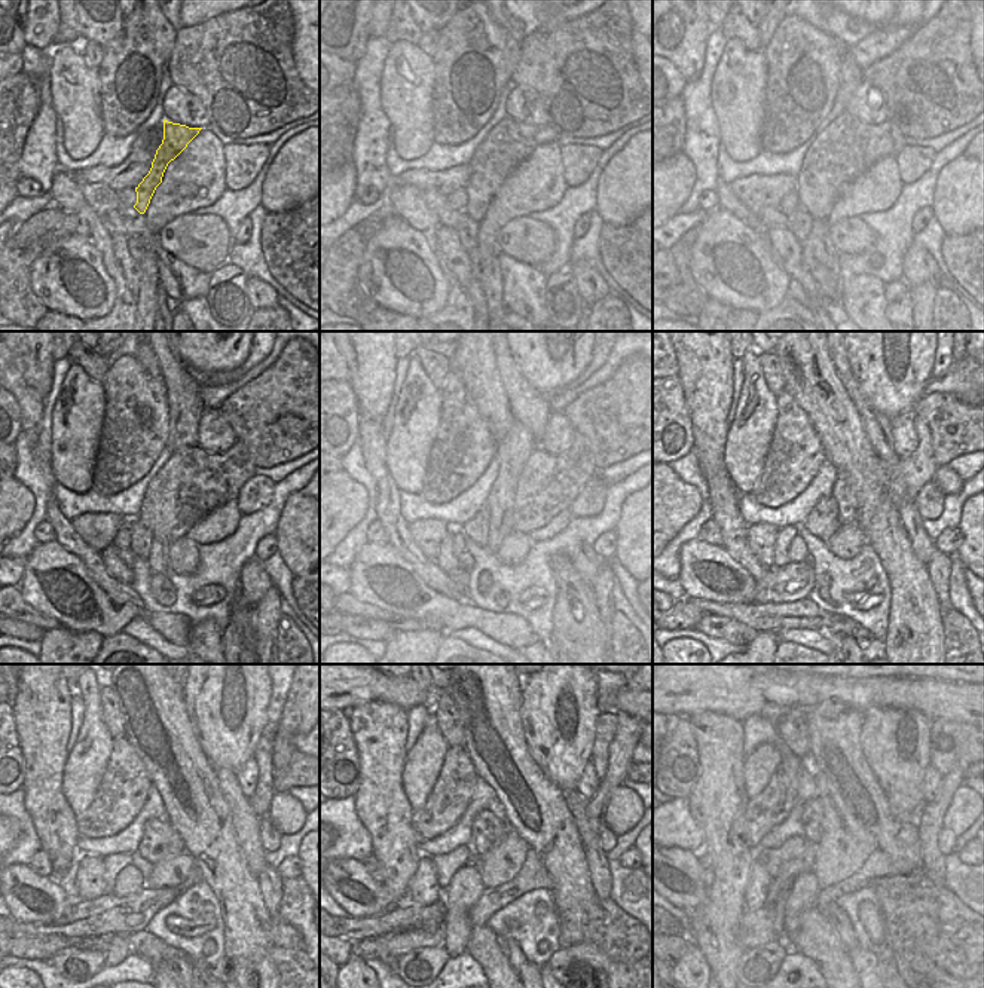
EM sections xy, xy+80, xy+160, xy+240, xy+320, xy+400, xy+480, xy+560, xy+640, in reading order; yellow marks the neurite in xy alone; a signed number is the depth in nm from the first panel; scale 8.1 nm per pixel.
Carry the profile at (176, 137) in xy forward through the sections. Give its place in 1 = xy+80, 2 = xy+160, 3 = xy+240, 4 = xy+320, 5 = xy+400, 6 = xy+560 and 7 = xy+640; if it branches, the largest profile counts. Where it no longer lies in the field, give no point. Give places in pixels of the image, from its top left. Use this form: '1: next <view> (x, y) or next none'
1: next xy+80 (510, 141)
2: next xy+160 (847, 147)
3: next xy+240 (192, 483)
4: next xy+320 (549, 483)
5: next xy+400 (910, 474)
6: next xy+560 (605, 725)
7: next xy+640 (952, 745)

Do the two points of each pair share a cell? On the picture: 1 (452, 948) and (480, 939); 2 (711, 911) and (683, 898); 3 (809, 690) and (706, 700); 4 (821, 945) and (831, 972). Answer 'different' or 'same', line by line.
1: different
2: different
3: same
4: same

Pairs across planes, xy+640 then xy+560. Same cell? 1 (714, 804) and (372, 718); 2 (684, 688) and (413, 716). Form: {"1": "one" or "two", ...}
{"1": "one", "2": "two"}

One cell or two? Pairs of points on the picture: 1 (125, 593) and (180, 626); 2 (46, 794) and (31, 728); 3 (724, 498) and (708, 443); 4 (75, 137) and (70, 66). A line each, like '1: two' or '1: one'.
1: two
2: one
3: two
4: one

